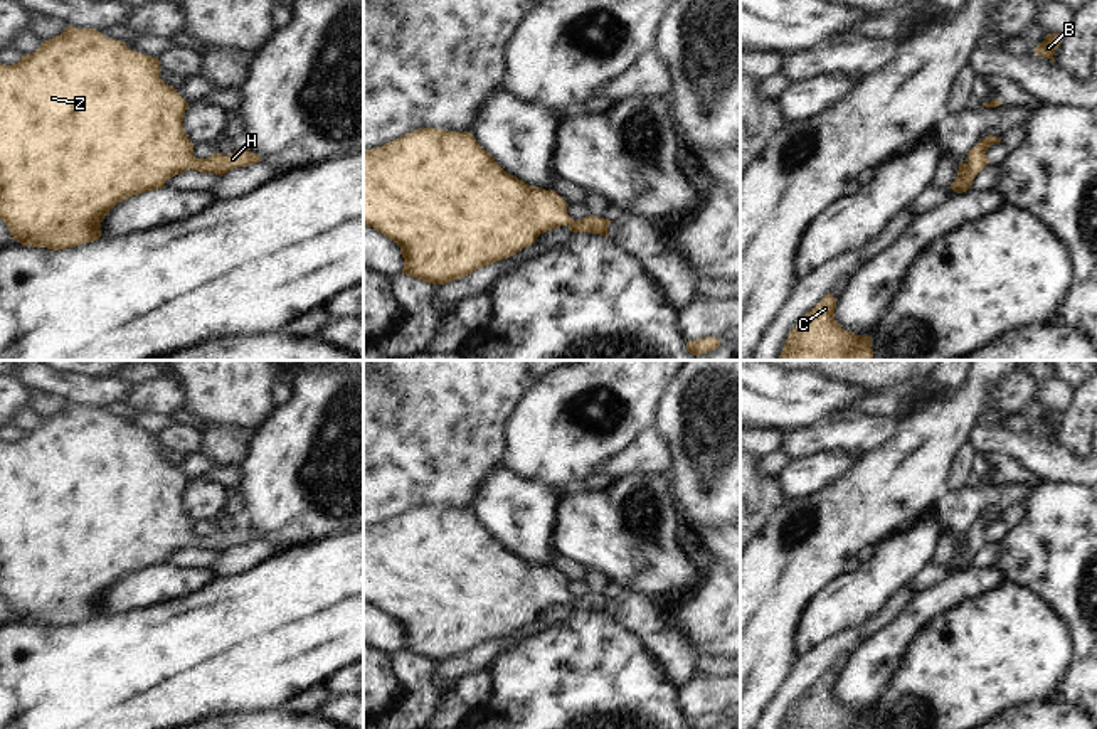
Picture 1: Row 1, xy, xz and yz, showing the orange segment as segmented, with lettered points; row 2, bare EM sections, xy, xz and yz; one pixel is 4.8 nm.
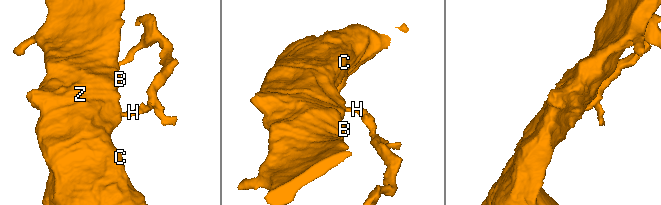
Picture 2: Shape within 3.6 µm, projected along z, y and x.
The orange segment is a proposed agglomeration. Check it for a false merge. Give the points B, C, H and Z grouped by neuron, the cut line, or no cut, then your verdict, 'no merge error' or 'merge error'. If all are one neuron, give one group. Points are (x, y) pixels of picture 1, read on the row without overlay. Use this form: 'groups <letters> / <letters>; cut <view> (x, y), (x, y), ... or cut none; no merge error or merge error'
groups B C H Z; cut none; no merge error

